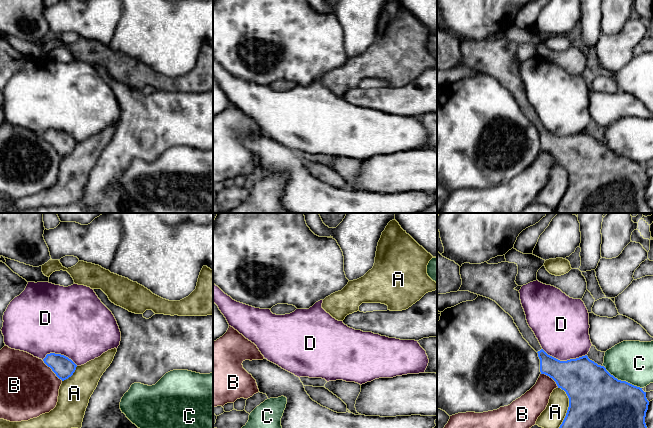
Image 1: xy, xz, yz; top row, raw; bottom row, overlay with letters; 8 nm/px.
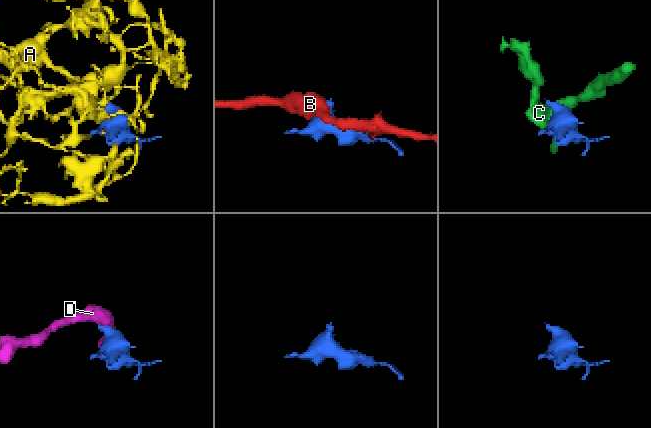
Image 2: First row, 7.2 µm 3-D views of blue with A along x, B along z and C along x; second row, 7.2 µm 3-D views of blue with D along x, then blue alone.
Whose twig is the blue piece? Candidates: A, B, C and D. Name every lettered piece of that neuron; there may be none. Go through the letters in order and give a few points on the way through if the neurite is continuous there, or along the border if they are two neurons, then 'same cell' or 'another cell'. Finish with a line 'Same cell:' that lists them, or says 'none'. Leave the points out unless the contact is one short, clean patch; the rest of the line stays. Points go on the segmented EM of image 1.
A: another cell
B: another cell
C: another cell
D: along yz (542, 348), (548, 354), (560, 360), (575, 359), (586, 355) | another cell
Same cell: none

